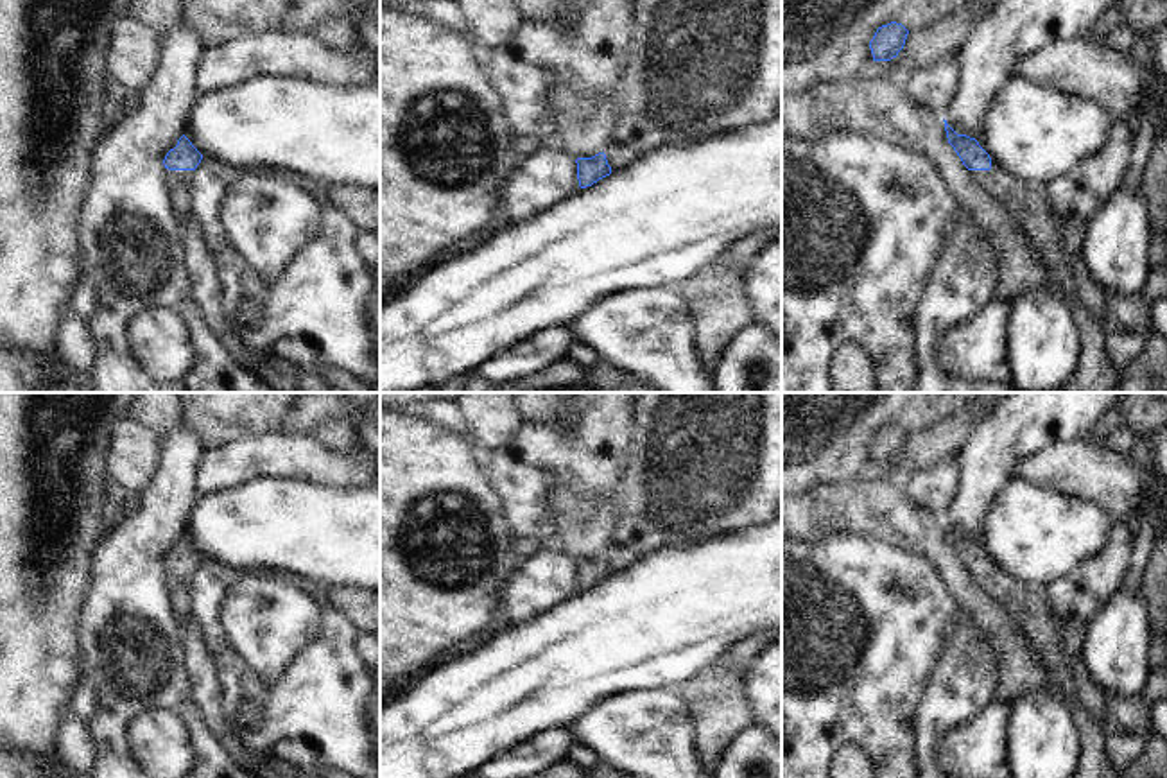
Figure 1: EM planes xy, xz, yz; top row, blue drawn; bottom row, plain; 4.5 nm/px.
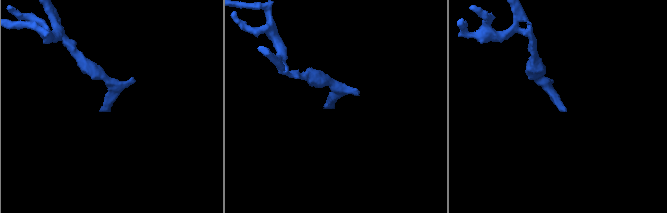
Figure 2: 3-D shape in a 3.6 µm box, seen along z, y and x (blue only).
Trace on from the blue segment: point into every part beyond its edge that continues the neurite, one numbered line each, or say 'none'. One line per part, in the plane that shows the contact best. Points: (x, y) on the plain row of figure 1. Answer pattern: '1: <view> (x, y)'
1: yz (1026, 603)

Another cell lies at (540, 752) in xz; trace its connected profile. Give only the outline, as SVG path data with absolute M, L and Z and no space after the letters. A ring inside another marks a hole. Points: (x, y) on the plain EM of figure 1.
M568 728L538 731L513 749L489 758L477 771L477 778L531 778L556 762L565 760L574 740Z

